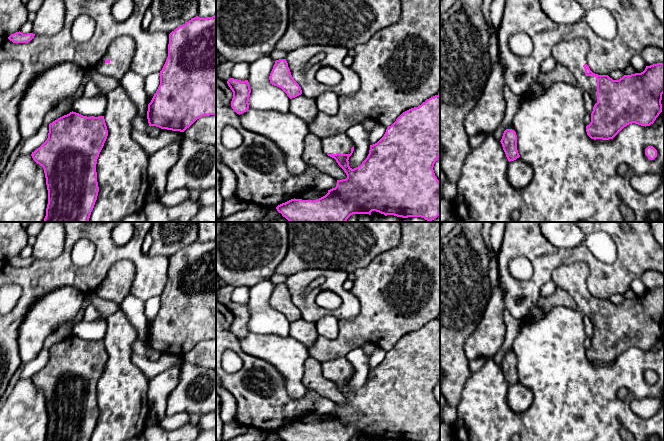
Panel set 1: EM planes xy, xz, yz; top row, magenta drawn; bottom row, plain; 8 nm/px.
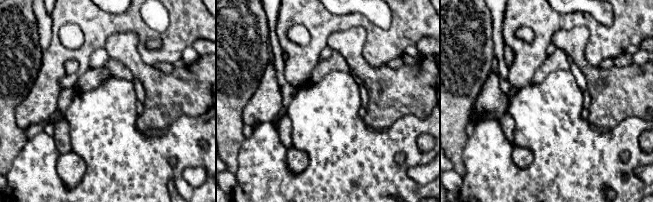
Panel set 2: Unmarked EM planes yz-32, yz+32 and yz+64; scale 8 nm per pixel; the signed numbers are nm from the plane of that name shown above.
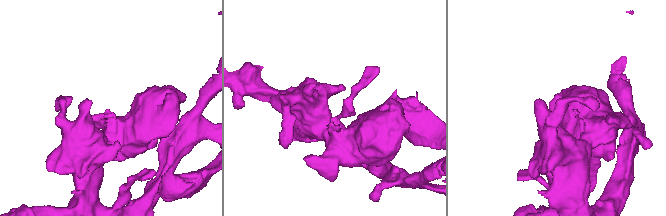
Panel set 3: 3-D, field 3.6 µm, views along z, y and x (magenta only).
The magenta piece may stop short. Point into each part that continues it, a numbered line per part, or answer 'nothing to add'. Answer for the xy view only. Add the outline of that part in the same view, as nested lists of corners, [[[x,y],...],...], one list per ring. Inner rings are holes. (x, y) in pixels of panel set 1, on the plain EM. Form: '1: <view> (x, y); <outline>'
1: xy (168, 237); [[[153,222],[153,238],[148,255],[170,258],[198,237],[198,222]]]

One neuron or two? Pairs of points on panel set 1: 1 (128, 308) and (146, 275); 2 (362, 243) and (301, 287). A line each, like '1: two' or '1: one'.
1: two
2: two

